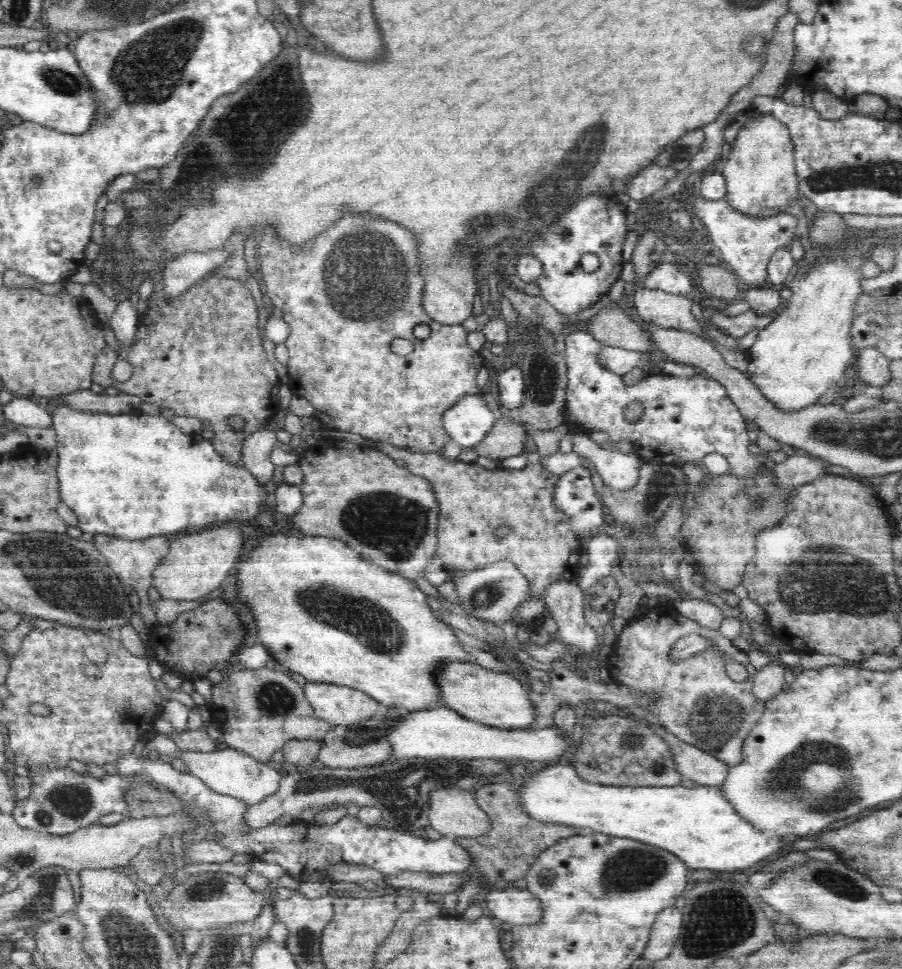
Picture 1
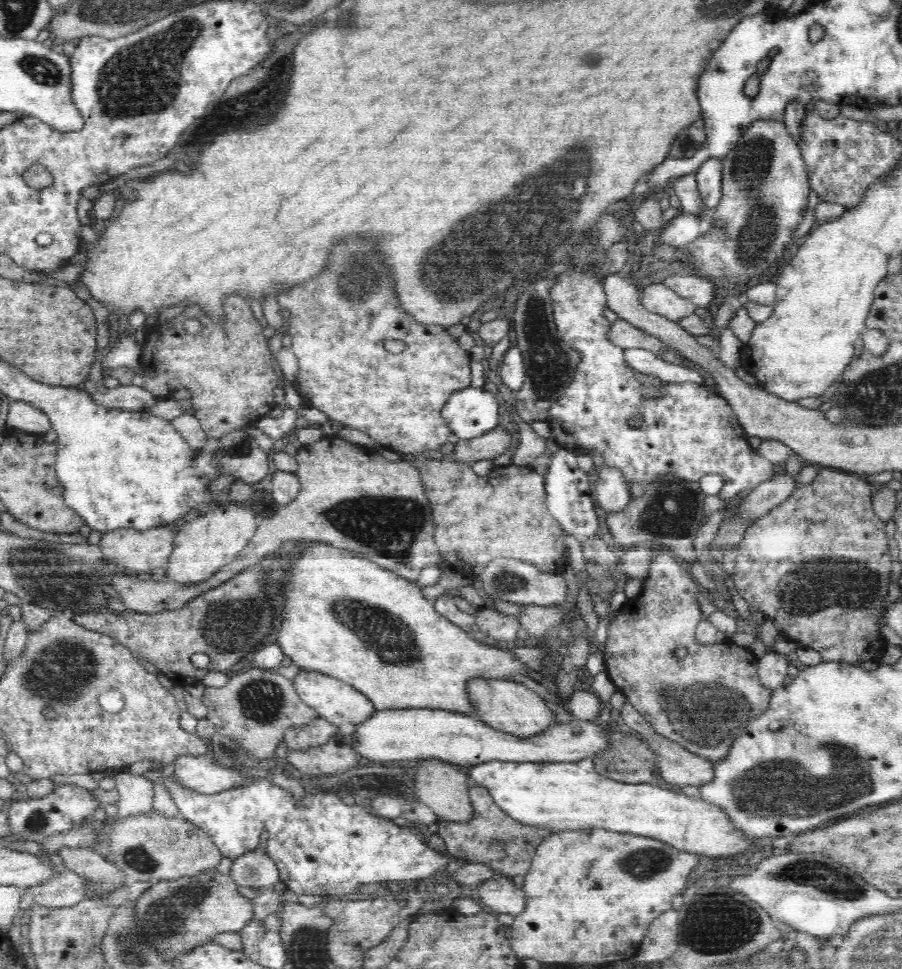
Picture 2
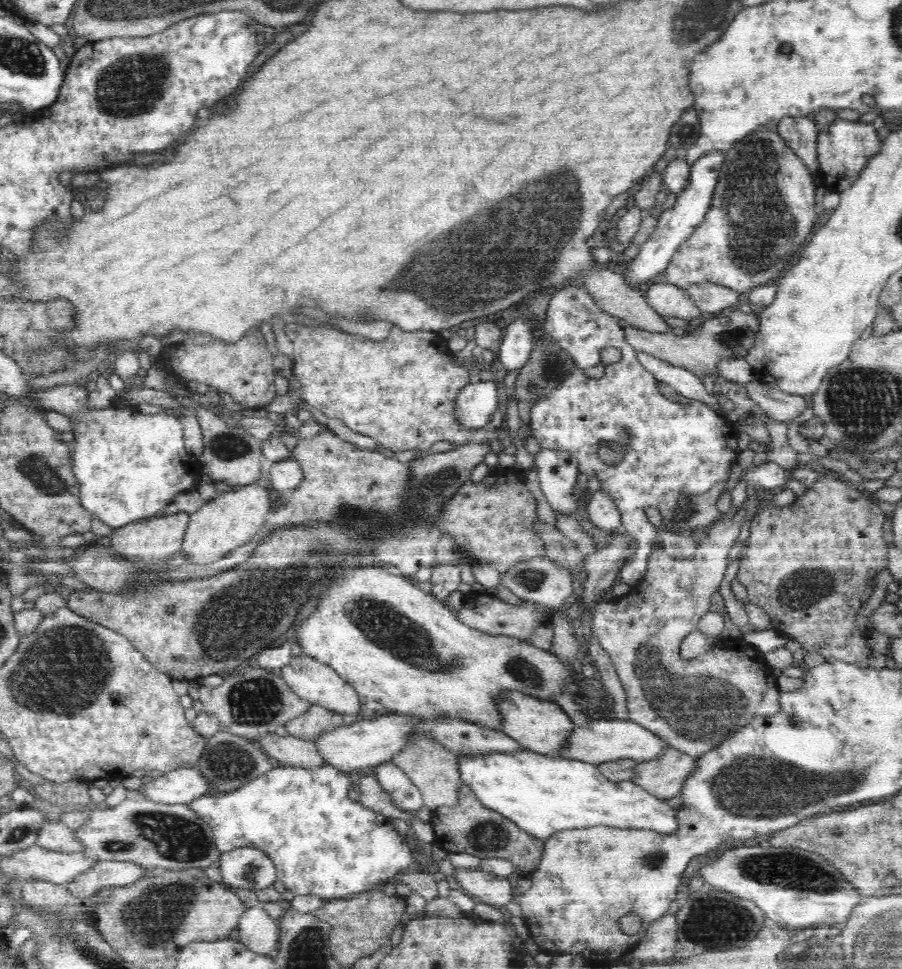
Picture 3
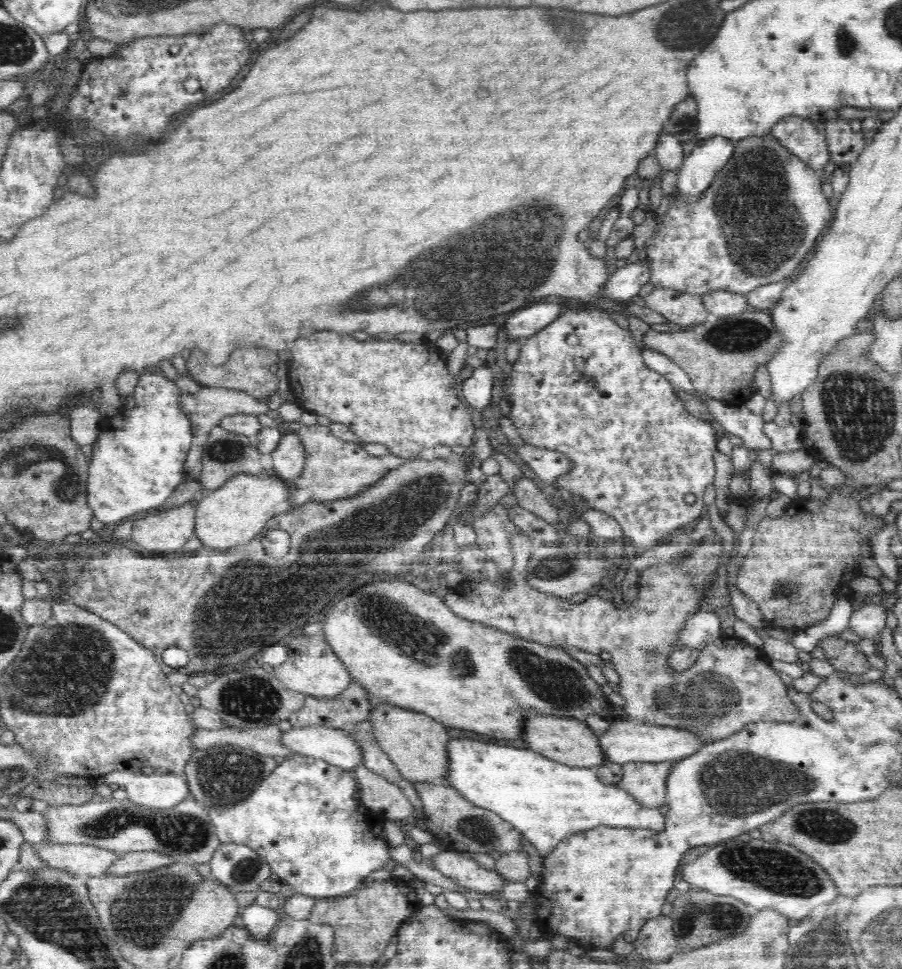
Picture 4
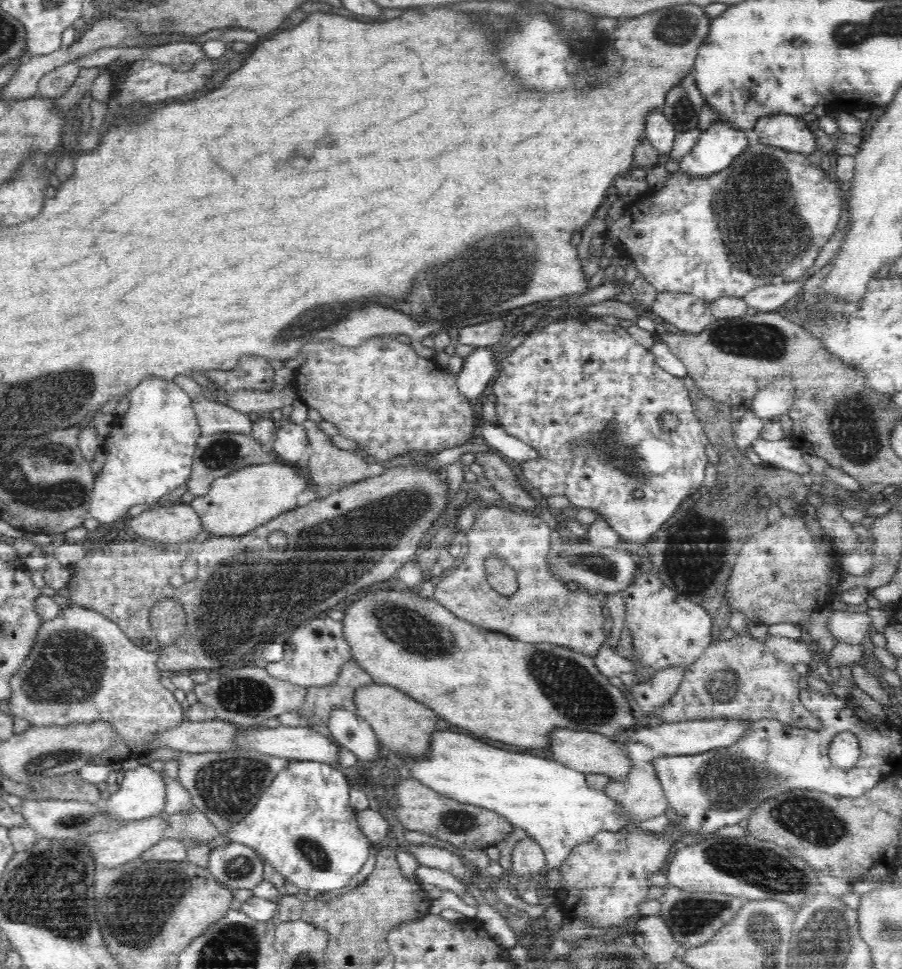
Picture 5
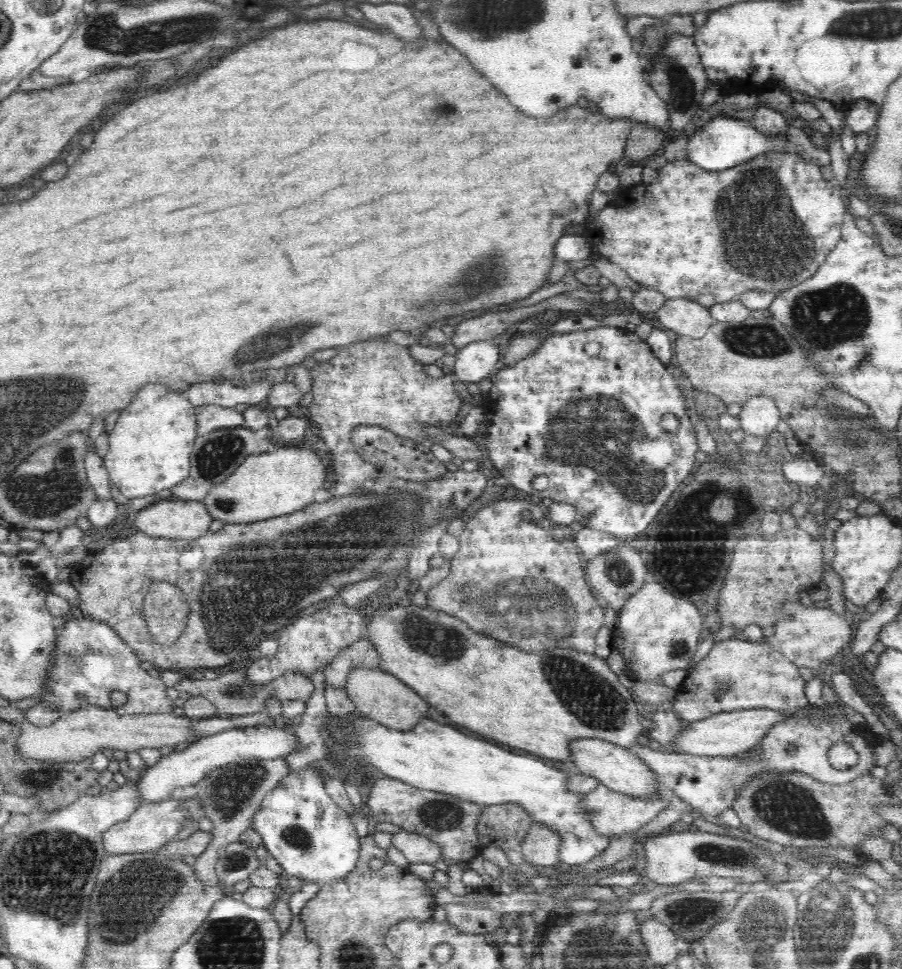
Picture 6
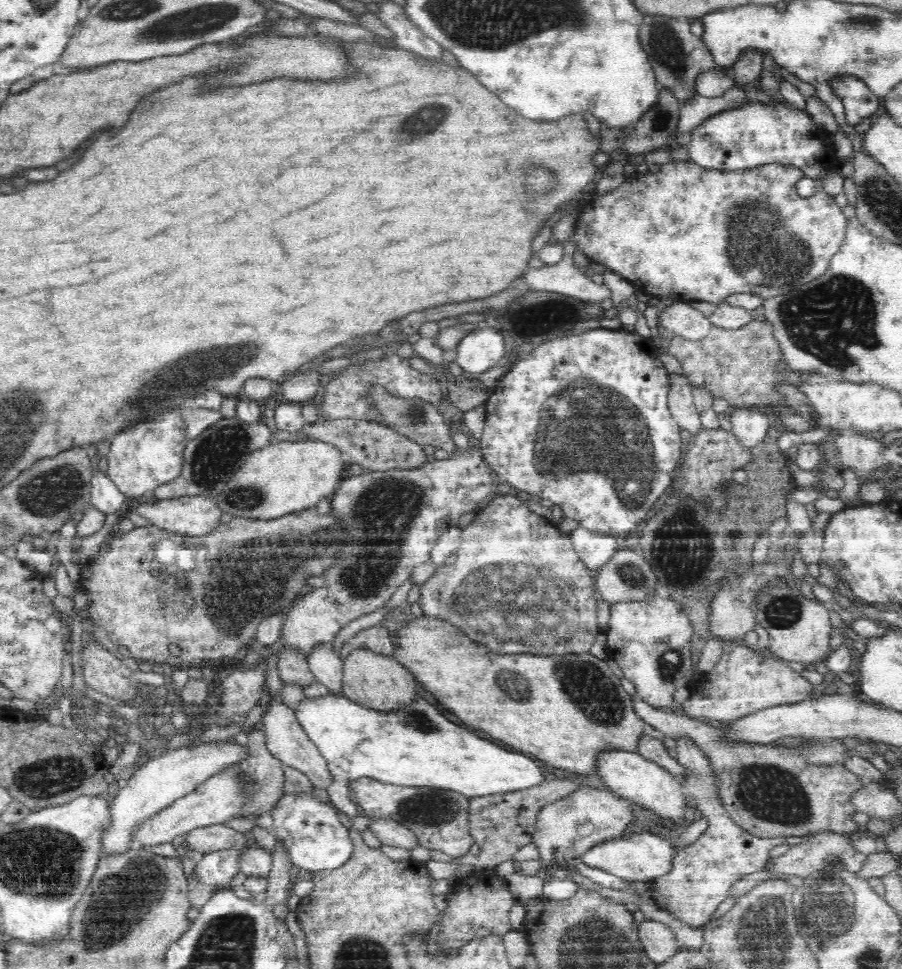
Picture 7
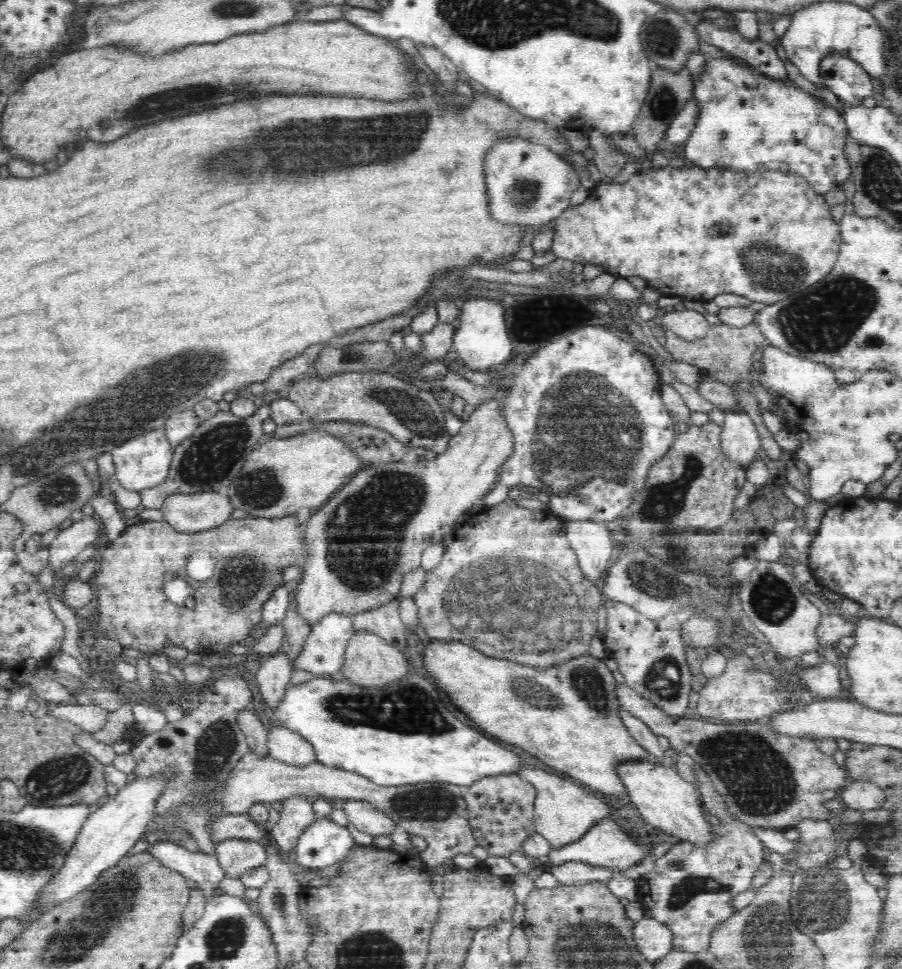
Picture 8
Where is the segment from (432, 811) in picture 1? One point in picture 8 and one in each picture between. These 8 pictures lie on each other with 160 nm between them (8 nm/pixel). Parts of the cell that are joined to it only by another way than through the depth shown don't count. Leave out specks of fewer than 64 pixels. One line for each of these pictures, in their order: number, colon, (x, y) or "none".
2: (442, 787)
3: (436, 772)
4: (416, 744)
5: (406, 727)
6: (377, 696)
7: (373, 680)
8: (369, 662)

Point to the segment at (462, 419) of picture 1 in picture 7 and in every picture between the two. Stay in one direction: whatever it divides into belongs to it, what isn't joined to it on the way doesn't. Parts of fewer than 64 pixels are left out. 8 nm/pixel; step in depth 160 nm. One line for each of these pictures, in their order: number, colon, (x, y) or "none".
2: (470, 412)
3: (476, 402)
4: (477, 389)
5: (478, 367)
6: (479, 360)
7: (483, 348)

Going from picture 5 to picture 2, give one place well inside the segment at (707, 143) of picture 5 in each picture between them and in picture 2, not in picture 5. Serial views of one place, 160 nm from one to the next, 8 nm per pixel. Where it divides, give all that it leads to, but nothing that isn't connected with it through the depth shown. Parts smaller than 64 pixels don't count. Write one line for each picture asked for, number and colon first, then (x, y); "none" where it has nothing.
2: (685, 228)
3: (675, 225)
4: (696, 174)

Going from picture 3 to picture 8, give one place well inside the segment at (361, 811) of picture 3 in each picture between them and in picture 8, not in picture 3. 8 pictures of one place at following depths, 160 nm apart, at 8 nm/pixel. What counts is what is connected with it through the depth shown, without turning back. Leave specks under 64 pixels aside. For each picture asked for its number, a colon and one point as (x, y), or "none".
4: (305, 817)
5: (303, 823)
6: (306, 832)
7: (311, 835)
8: (322, 843)

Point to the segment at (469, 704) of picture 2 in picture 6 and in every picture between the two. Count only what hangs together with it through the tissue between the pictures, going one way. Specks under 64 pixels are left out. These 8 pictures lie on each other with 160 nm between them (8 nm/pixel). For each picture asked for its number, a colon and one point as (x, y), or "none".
3: (403, 651)
4: (482, 679)
5: (496, 687)
6: (583, 713)

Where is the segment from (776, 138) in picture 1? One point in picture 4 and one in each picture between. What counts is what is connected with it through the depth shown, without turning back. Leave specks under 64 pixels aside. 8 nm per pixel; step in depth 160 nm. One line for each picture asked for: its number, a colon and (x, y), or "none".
2: (765, 192)
3: (763, 208)
4: (753, 226)

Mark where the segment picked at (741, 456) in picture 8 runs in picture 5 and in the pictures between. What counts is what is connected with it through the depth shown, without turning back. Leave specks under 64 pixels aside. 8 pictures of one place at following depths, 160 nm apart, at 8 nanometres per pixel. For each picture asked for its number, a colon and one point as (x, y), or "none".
5: (777, 398)
6: (758, 415)
7: (749, 425)

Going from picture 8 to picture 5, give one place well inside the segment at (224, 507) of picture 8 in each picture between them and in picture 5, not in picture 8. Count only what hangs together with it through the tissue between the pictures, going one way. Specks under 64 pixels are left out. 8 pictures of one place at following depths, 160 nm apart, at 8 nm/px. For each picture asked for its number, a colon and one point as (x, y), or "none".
5: (176, 522)
6: (175, 518)
7: (194, 515)

